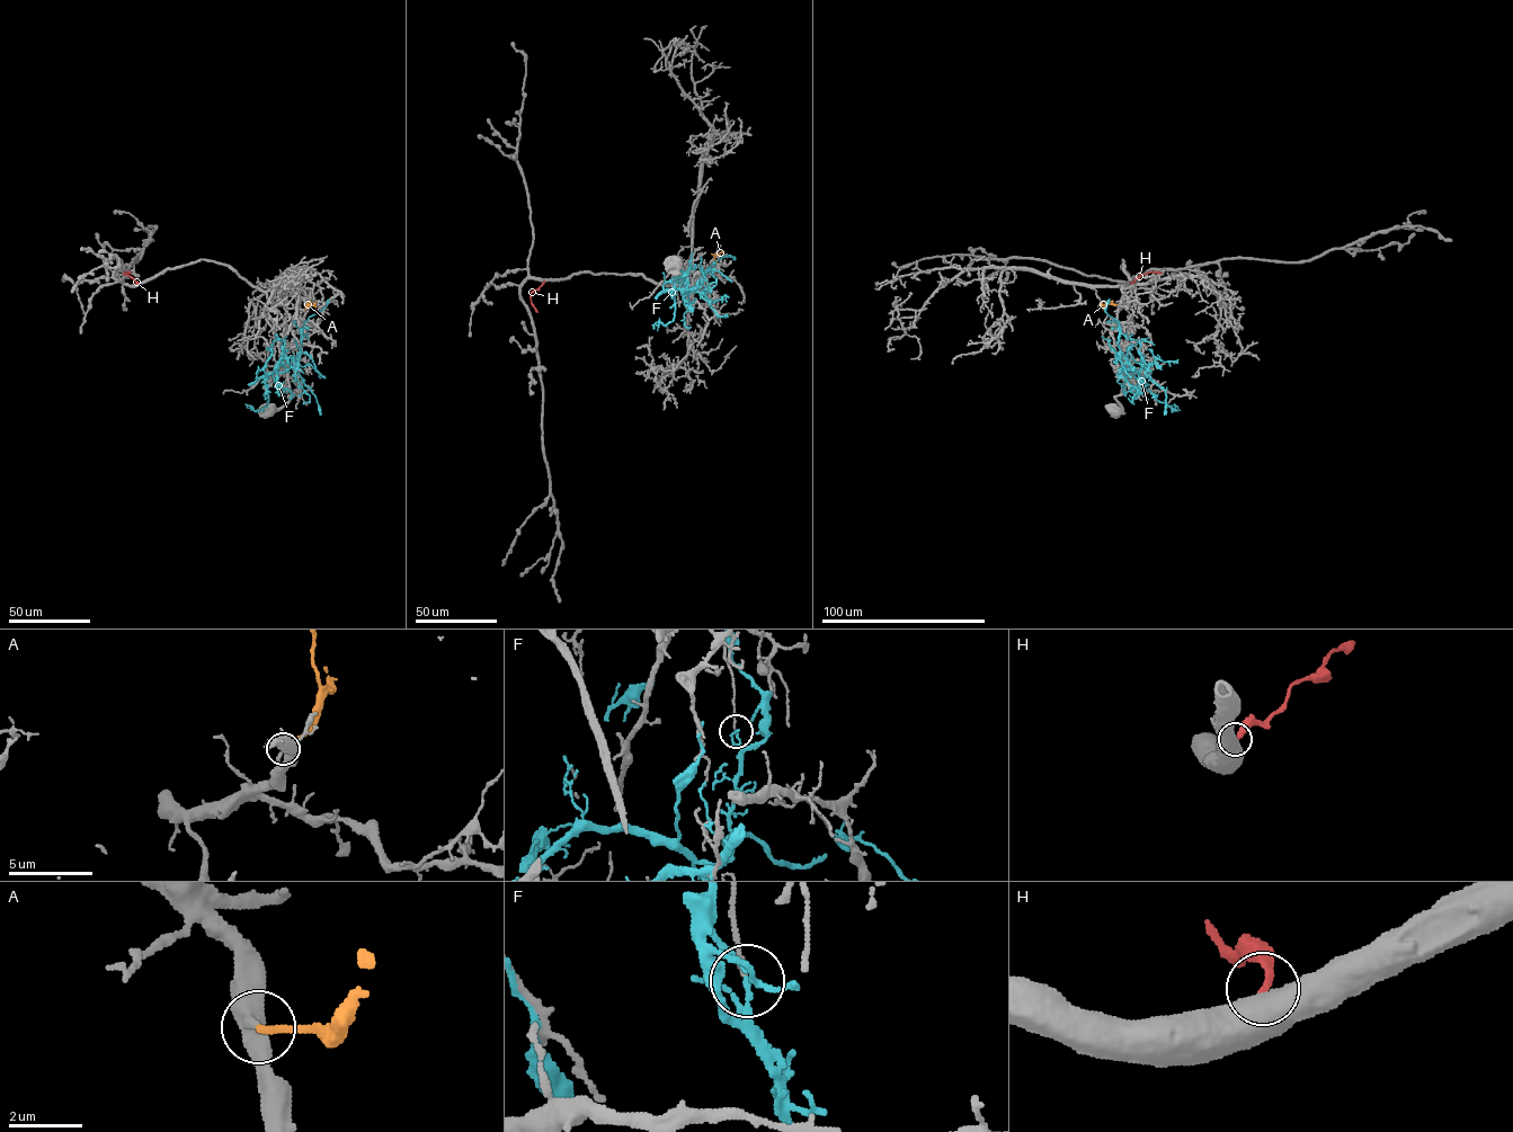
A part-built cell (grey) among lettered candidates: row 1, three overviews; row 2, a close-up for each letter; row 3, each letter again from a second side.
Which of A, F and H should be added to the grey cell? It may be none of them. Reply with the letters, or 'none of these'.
A

